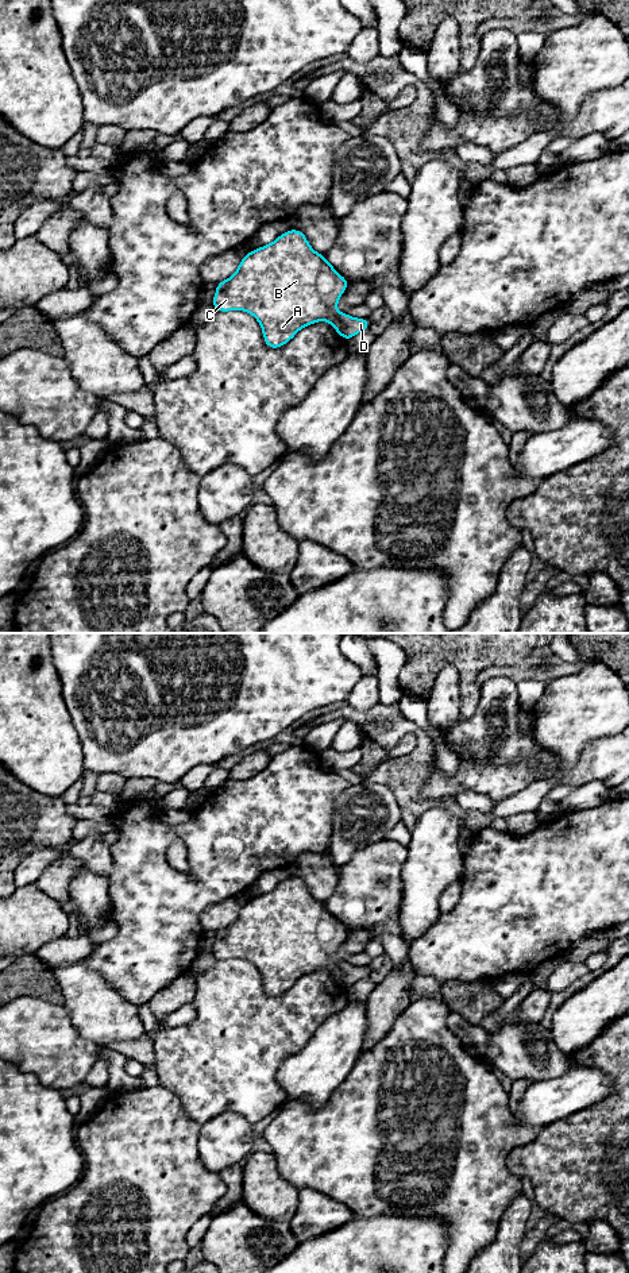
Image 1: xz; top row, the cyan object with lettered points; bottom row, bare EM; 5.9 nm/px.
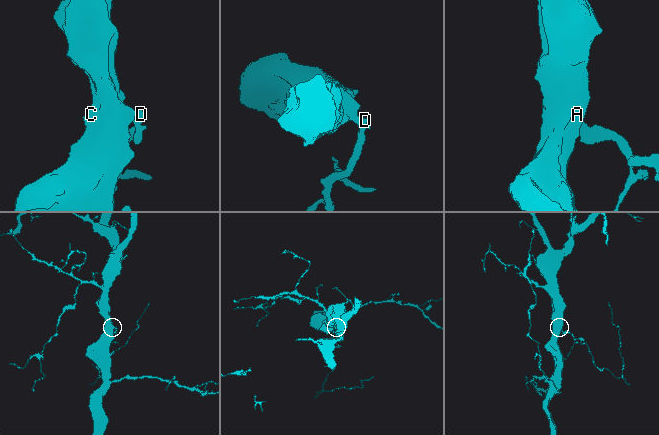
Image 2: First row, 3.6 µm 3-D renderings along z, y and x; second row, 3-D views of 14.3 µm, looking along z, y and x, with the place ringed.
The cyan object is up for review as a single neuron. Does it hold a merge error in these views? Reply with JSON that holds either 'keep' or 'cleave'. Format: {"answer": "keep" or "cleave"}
{"answer": "keep"}

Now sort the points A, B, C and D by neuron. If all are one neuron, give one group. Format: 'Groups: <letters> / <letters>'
Groups: A B C D

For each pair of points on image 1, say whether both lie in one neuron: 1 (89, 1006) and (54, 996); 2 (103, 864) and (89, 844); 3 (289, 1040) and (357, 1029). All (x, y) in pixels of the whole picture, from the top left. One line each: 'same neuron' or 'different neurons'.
1: different neurons
2: same neuron
3: different neurons

